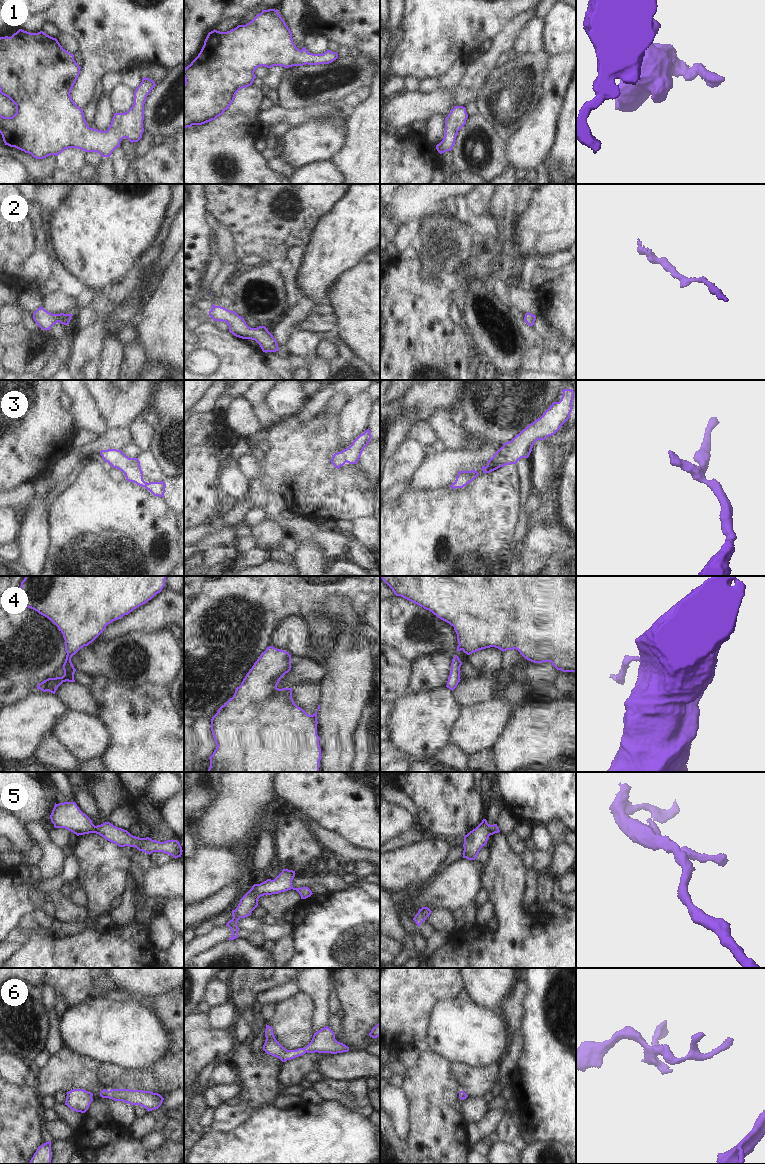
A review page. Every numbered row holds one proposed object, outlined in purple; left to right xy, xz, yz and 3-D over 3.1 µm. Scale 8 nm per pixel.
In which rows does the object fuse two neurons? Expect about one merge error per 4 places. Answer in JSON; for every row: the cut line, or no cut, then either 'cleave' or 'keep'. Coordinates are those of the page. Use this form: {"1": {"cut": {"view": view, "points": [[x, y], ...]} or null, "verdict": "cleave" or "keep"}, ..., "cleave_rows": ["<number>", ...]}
{"1": {"cut": null, "verdict": "keep"}, "2": {"cut": null, "verdict": "keep"}, "3": {"cut": null, "verdict": "keep"}, "4": {"cut": null, "verdict": "keep"}, "5": {"cut": null, "verdict": "keep"}, "6": {"cut": null, "verdict": "keep"}, "cleave_rows": []}

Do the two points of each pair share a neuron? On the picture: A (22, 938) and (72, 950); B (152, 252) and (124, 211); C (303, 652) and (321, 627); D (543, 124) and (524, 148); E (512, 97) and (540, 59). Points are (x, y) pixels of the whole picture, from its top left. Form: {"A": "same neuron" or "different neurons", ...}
{"A": "different neurons", "B": "different neurons", "C": "different neurons", "D": "same neuron", "E": "same neuron"}

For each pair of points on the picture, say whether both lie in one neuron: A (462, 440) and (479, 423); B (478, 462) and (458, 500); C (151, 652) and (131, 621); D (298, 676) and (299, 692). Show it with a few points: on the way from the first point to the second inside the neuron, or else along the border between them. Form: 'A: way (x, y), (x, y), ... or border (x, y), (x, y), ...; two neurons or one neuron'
A: border (462, 424), (473, 433), (493, 438); two neurons
B: border (483, 473), (479, 474); two neurons
C: border (161, 629), (149, 632), (126, 632), (115, 638); two neurons
D: border (299, 684), (292, 688); two neurons

